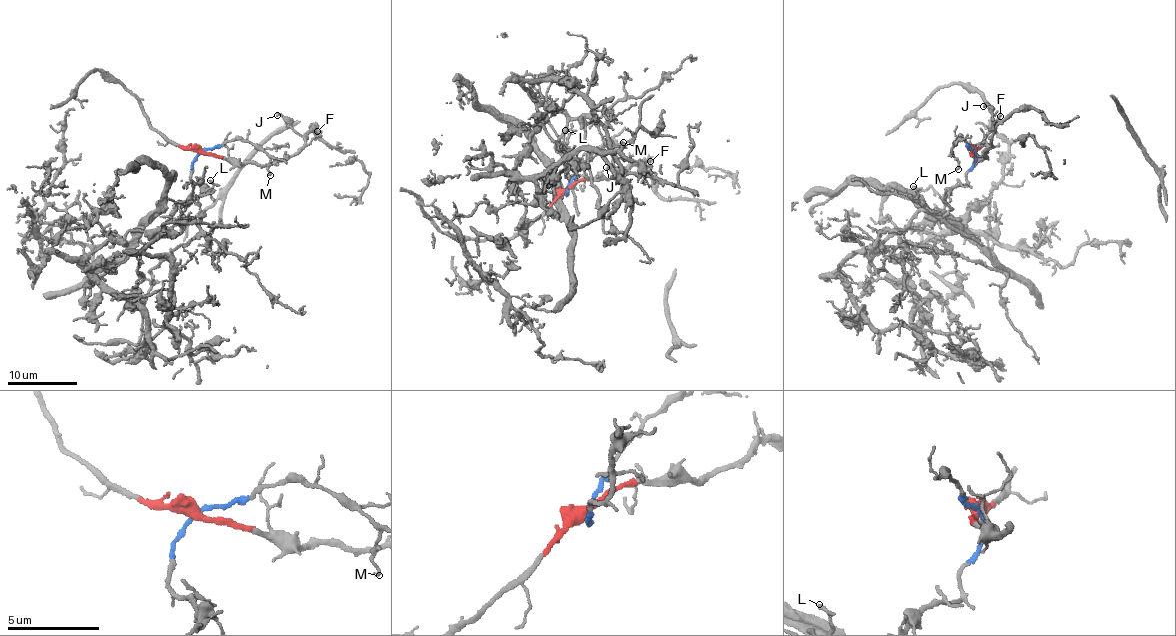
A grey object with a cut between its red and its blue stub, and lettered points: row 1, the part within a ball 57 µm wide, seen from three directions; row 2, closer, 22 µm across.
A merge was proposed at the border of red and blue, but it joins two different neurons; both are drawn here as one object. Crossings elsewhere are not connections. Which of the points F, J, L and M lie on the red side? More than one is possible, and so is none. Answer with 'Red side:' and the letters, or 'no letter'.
Red side: F, J

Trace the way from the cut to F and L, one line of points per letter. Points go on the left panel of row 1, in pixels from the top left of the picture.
F: (201, 151), (247, 164), (274, 164), (297, 154), (320, 134), (316, 131)
L: (201, 151), (191, 179), (202, 193), (174, 210), (213, 188), (210, 180)

